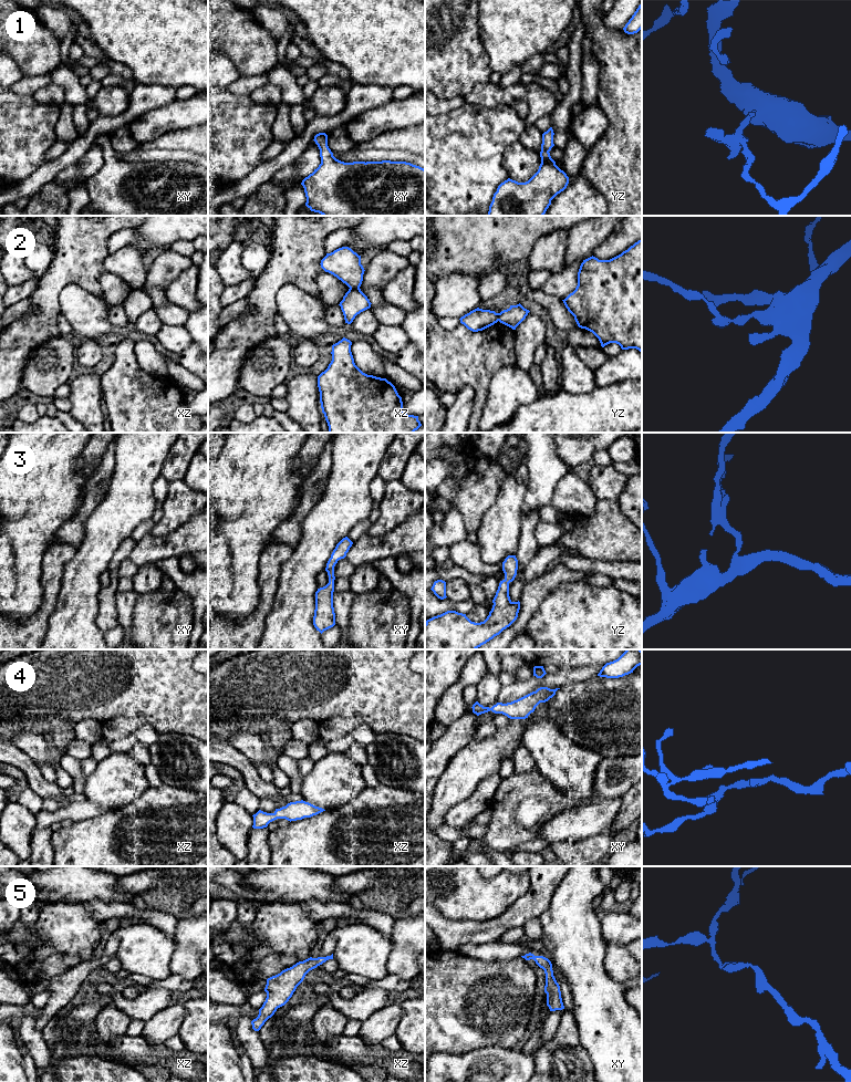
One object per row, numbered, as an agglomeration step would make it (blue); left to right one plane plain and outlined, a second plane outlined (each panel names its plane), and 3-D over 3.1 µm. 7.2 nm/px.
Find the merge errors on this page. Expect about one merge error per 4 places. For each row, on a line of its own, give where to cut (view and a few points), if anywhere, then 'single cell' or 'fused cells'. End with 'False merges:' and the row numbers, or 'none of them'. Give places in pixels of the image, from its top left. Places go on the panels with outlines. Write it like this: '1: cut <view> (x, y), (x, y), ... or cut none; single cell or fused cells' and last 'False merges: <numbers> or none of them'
1: cut none; single cell
2: cut xz (350, 287), (359, 289); fused cells
3: cut none; single cell
4: cut none; single cell
5: cut none; single cell
False merges: 2

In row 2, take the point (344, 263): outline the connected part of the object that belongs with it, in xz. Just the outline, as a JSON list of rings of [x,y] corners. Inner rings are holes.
[[[342,247],[334,250],[321,260],[321,268],[349,288],[359,290],[364,274],[364,268],[361,264],[361,256],[349,247]]]

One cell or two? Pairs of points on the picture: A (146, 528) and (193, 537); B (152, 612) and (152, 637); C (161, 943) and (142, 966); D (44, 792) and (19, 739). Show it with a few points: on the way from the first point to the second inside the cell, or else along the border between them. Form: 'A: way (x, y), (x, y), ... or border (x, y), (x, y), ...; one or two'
A: border (149, 532), (136, 542); two
B: way (152, 618), (152, 631); one
C: way (155, 948), (143, 960); one
D: border (12, 744), (34, 761); two

